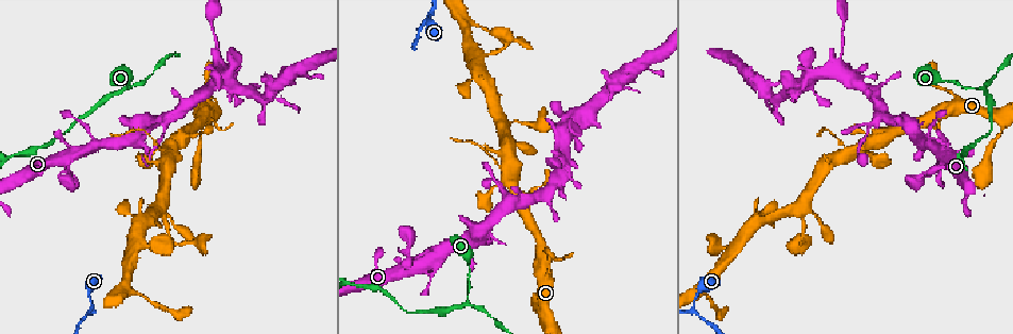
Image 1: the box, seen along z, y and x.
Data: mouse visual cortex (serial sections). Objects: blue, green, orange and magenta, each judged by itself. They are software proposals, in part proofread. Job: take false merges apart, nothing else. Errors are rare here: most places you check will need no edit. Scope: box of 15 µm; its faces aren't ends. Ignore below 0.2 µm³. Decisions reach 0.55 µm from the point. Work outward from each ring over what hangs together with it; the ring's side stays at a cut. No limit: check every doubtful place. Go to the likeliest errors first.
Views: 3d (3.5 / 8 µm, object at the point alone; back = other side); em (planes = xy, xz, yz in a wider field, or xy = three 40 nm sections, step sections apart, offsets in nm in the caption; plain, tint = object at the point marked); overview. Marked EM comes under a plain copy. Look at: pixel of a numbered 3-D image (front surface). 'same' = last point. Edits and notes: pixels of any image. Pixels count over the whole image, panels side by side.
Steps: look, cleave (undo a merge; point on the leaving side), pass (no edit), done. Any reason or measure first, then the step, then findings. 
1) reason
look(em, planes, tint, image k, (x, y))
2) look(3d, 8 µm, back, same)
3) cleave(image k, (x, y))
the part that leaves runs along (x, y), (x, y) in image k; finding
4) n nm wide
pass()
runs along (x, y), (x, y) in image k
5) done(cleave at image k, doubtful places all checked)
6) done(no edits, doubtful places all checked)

thick turns thin
look(3d, 3.5 µm, image 1, (429, 12))

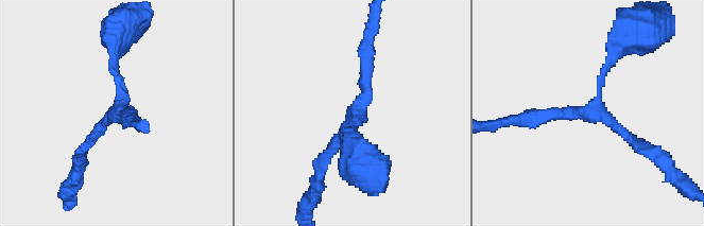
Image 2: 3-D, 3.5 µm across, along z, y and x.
now the EM
look(em, xy, step 5, tint, image 2, (595, 109))

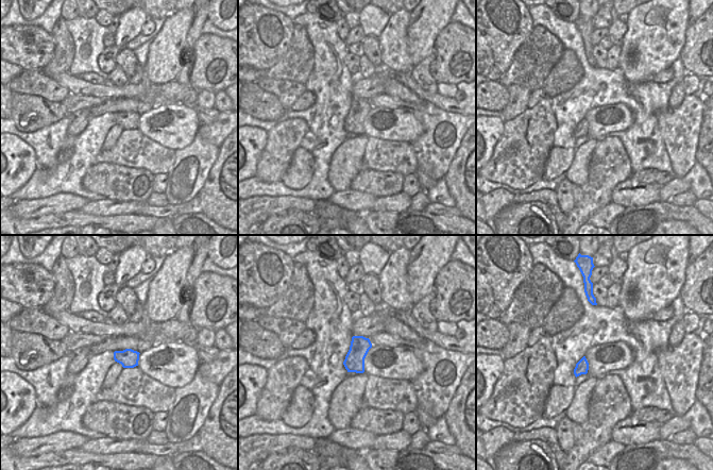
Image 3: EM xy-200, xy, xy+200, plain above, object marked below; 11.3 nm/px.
220 nm wide
pass()
runs along (115, 41), (121, 104), (85, 146) in image 2; one cell here

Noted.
look(3d, 3.5 µm, back, image 1, (212, 13))

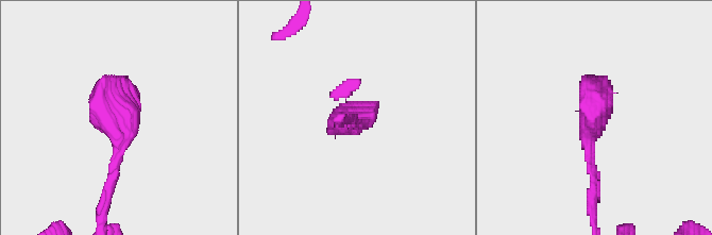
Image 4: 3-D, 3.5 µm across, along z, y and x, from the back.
look(em, xy, step 1, tint, image 4, (112, 121))

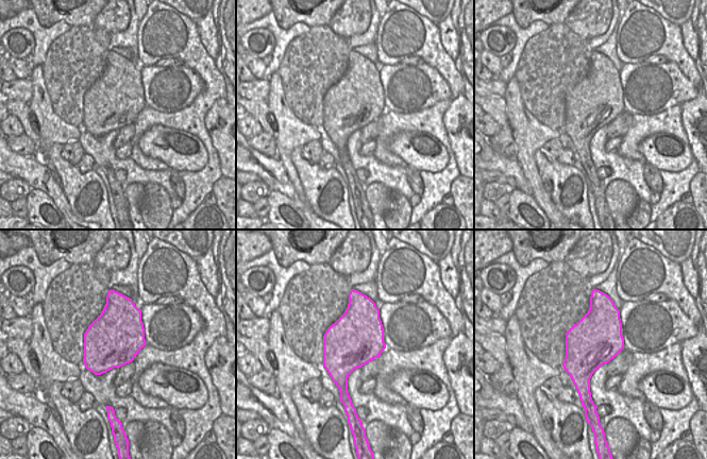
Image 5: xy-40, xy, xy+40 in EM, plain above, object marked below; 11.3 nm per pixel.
pass()
runs along (593, 185), (590, 78) in image 4; one cell here

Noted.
look(3d, 8 µm, image 1, (125, 86))

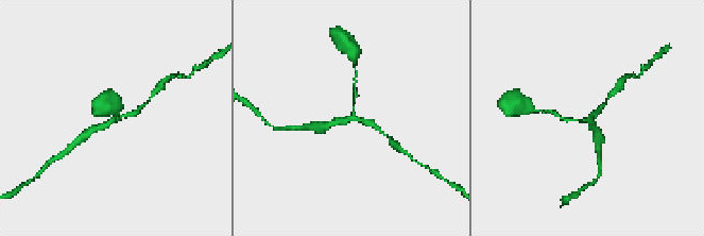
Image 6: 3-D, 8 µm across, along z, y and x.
3 arms; arms of 150, 250, 250 nm; now the EM
look(em, planes, tint, image 6, (354, 113))

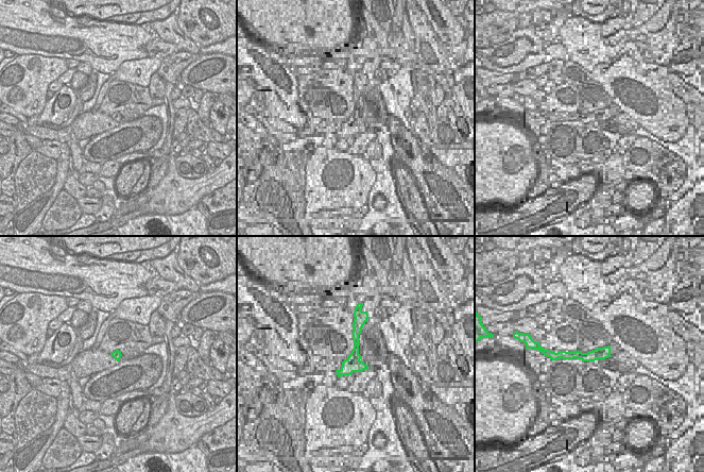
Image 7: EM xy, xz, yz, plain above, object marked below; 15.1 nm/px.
pass()
runs along (355, 85), (354, 115), (328, 125) in image 6; all the same cell

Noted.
look(3d, 3.5 µm, back, image 1, (349, 283))

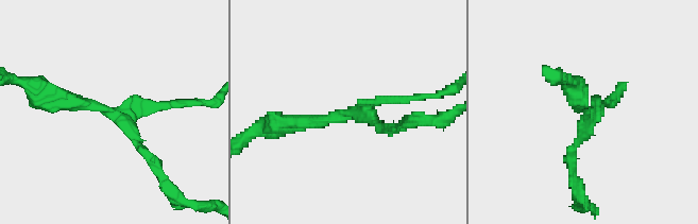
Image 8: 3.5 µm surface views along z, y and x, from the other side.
look(em, planes, tint, image 8, (104, 107))

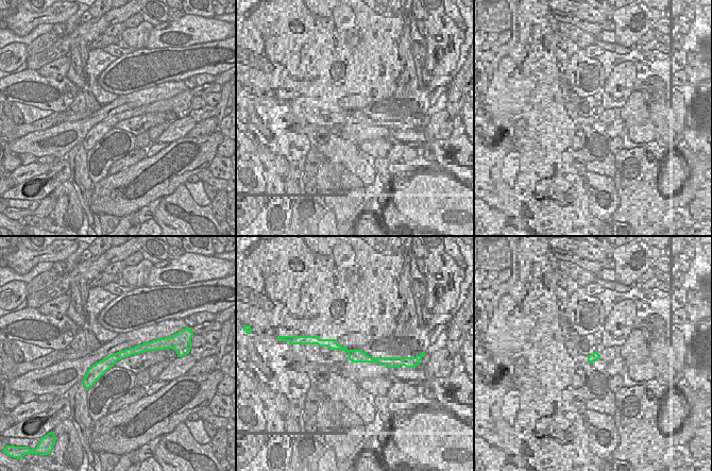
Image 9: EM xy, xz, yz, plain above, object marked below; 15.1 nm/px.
190 nm wide
pass()
runs along (34, 88), (113, 112), (141, 154) in image 8; one cell here

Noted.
done(no edits, doubtful places all checked)

